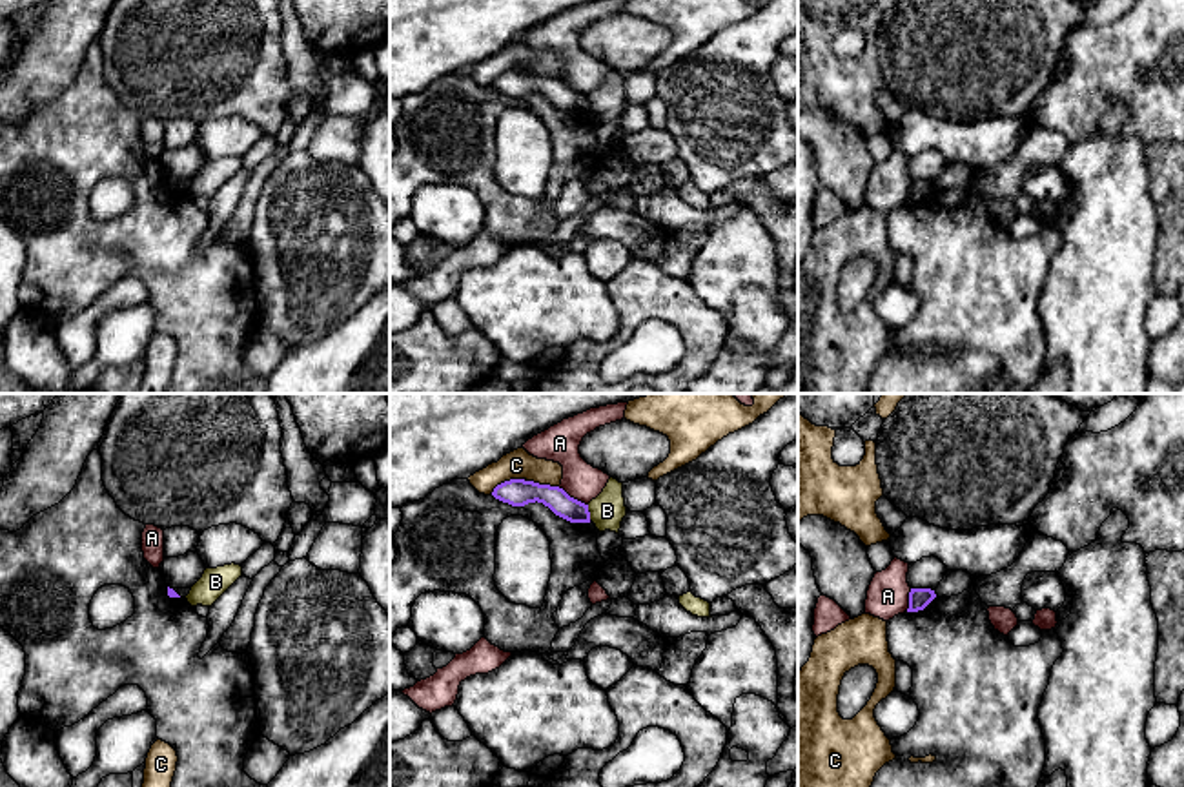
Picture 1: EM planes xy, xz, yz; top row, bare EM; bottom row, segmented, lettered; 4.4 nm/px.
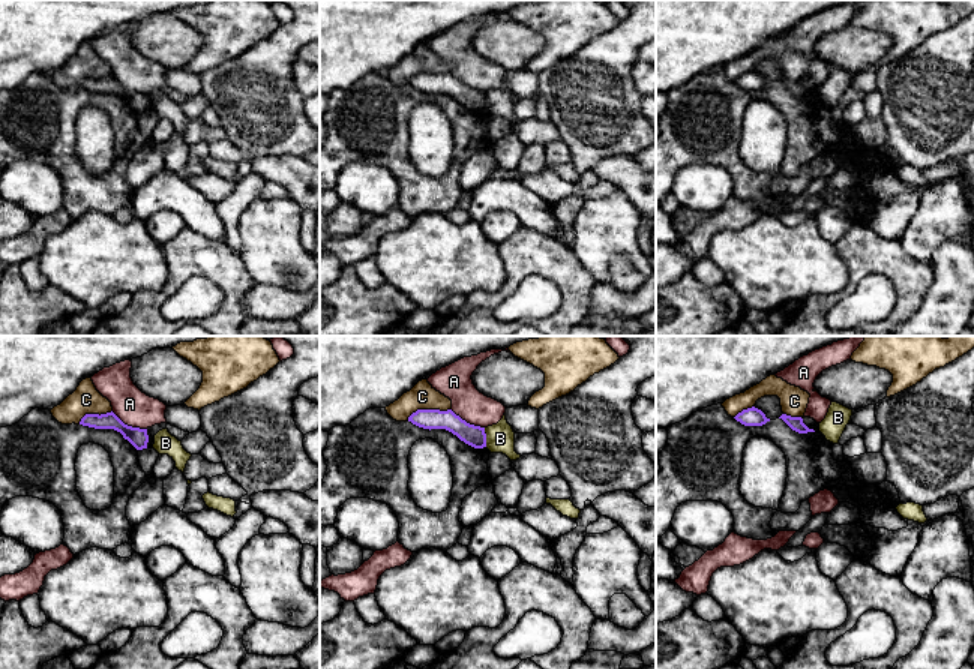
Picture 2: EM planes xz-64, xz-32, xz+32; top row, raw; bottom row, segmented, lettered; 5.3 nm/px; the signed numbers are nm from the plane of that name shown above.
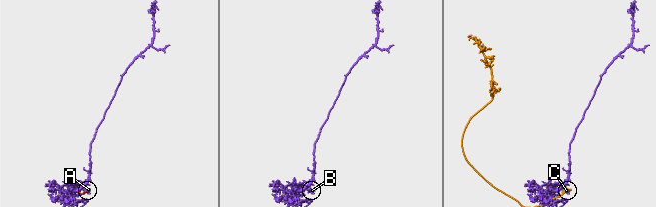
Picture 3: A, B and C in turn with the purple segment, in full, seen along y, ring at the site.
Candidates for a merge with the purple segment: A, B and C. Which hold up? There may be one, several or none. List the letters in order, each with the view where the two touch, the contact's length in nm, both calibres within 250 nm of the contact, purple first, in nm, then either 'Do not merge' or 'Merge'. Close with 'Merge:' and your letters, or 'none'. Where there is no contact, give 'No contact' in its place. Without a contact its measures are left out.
A: Touches purple in xz. Shared border 160 nm. Thickness 130 nm (purple) against 170 nm. Do not merge
B: Touches purple in xz. Shared border 70 nm. Thickness 100 nm (purple) against 160 nm. Do not merge
C: Touches purple in xz. Shared border 170 nm. Thickness 130 nm (purple) against 130 nm. Do not merge
Merge: none

